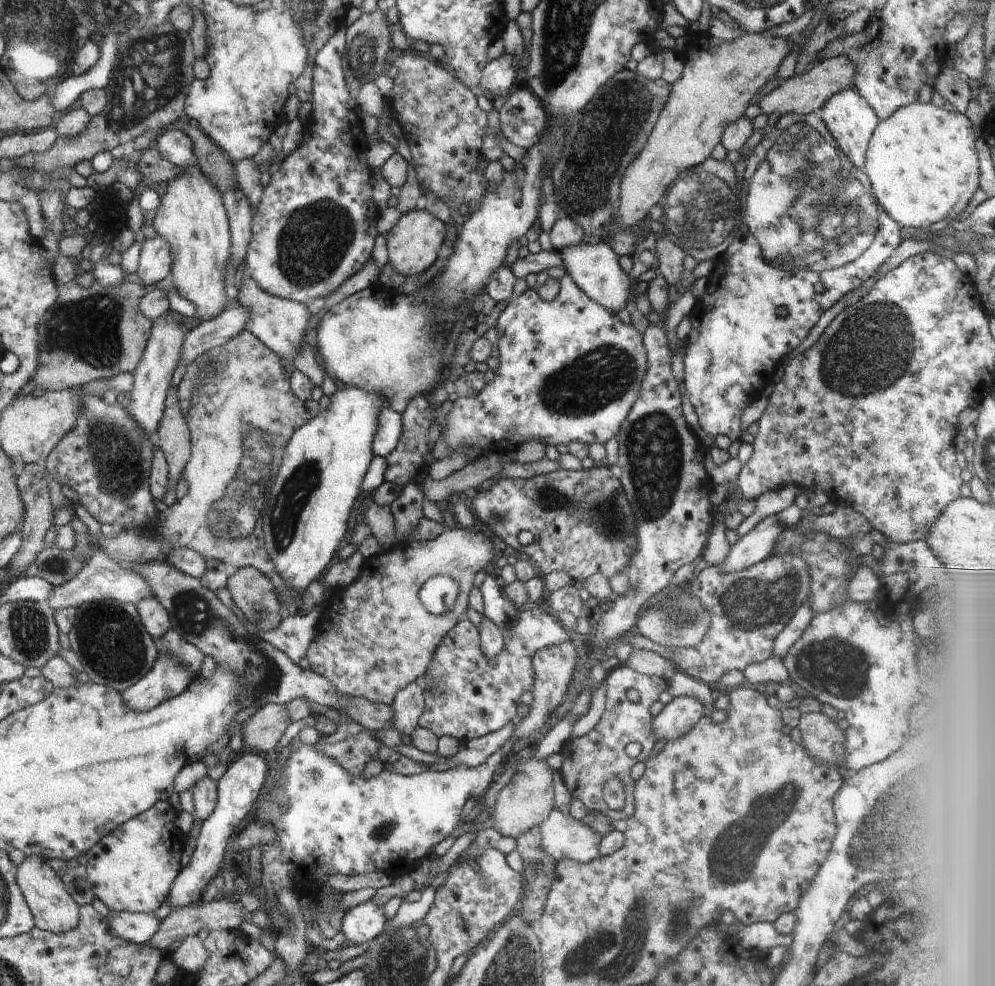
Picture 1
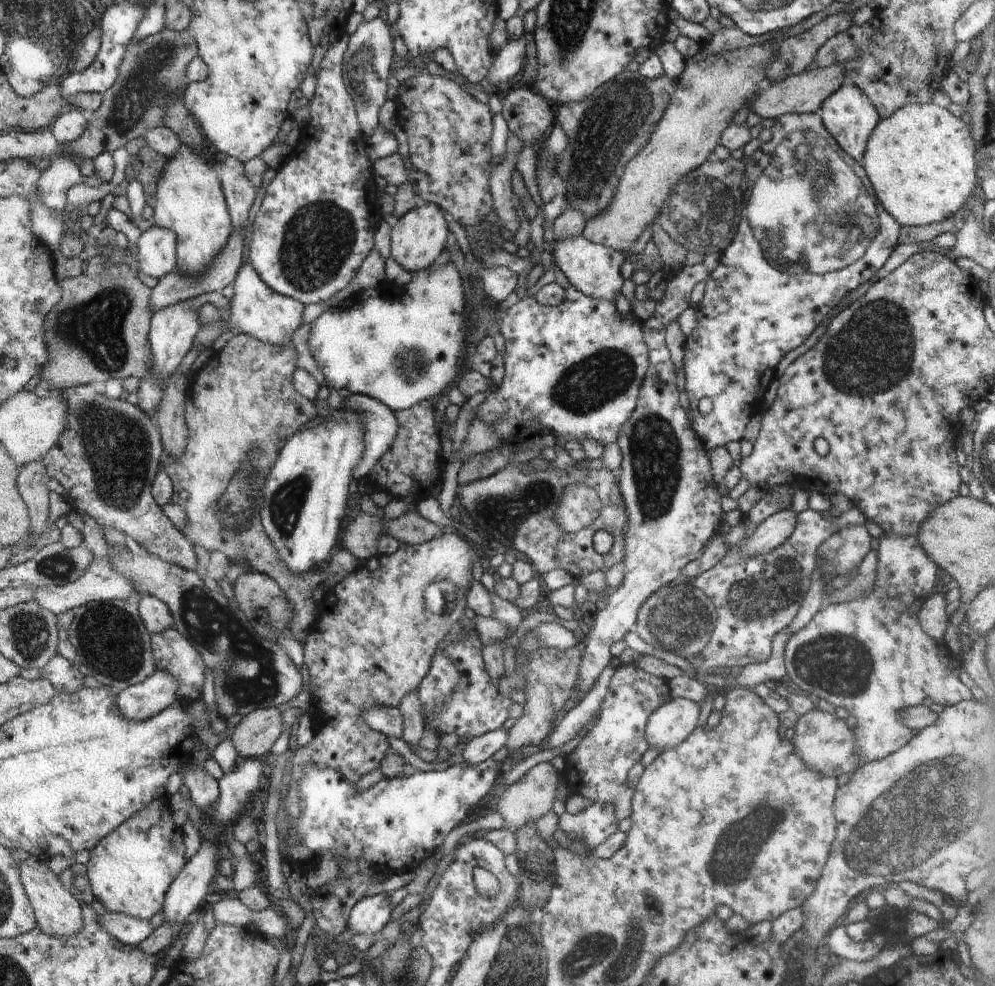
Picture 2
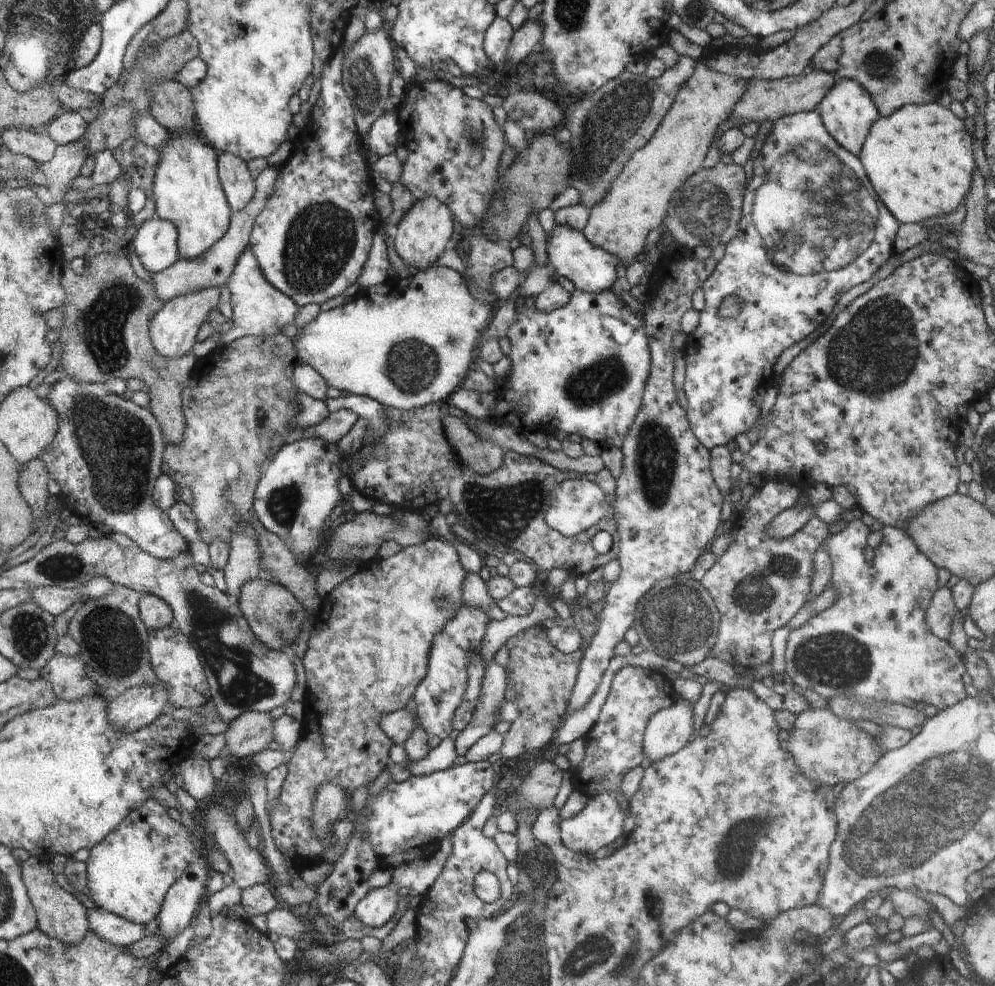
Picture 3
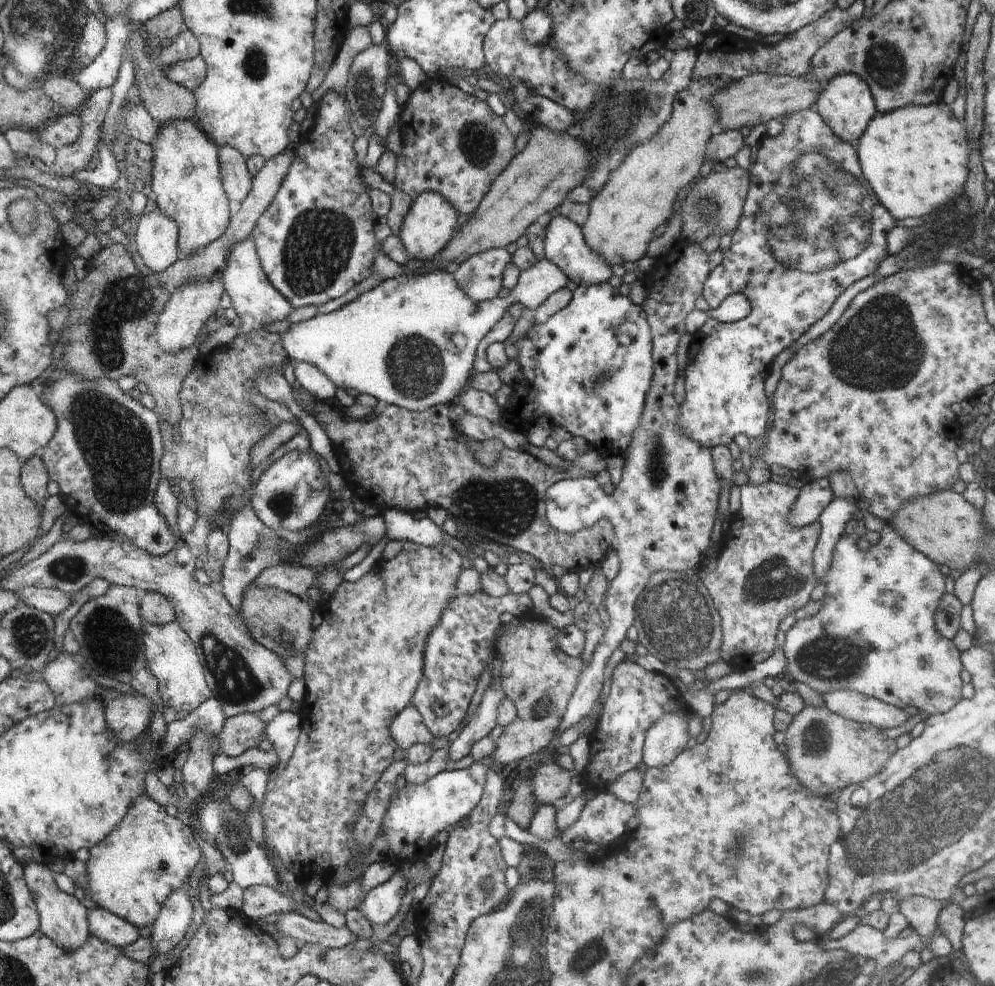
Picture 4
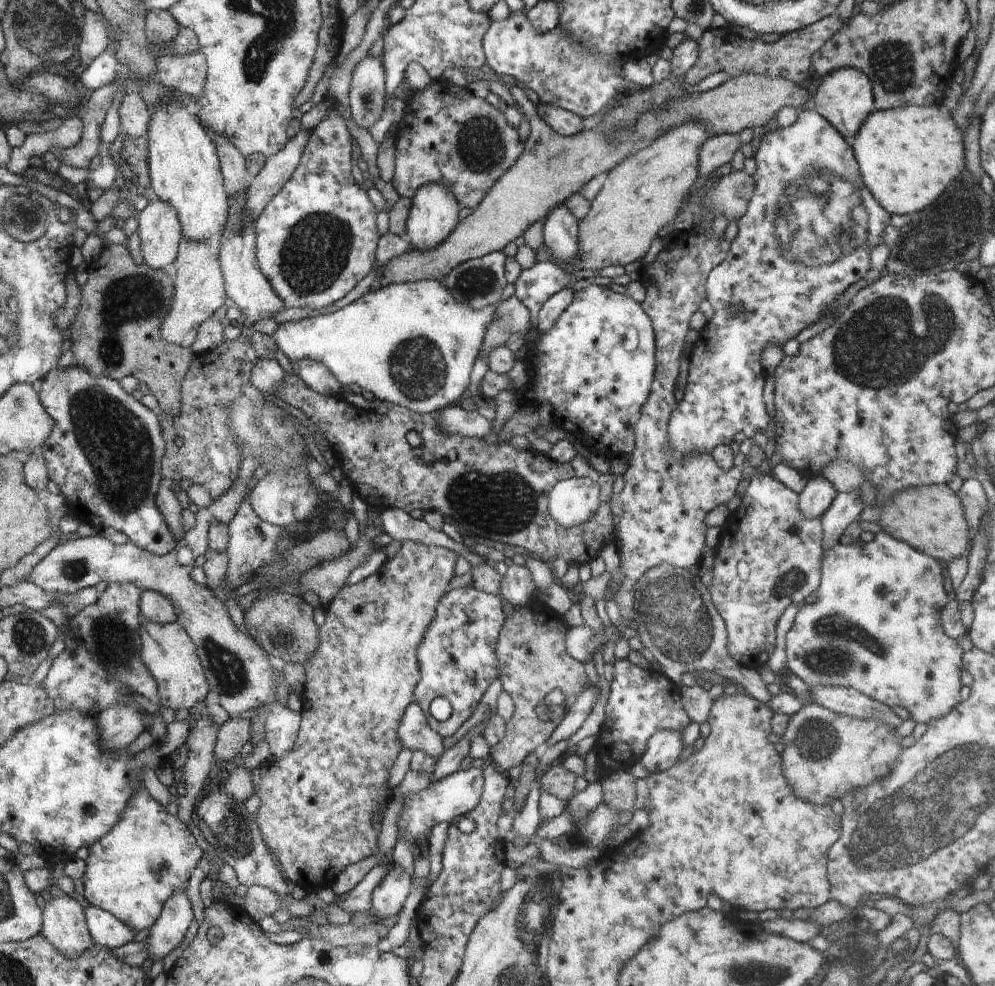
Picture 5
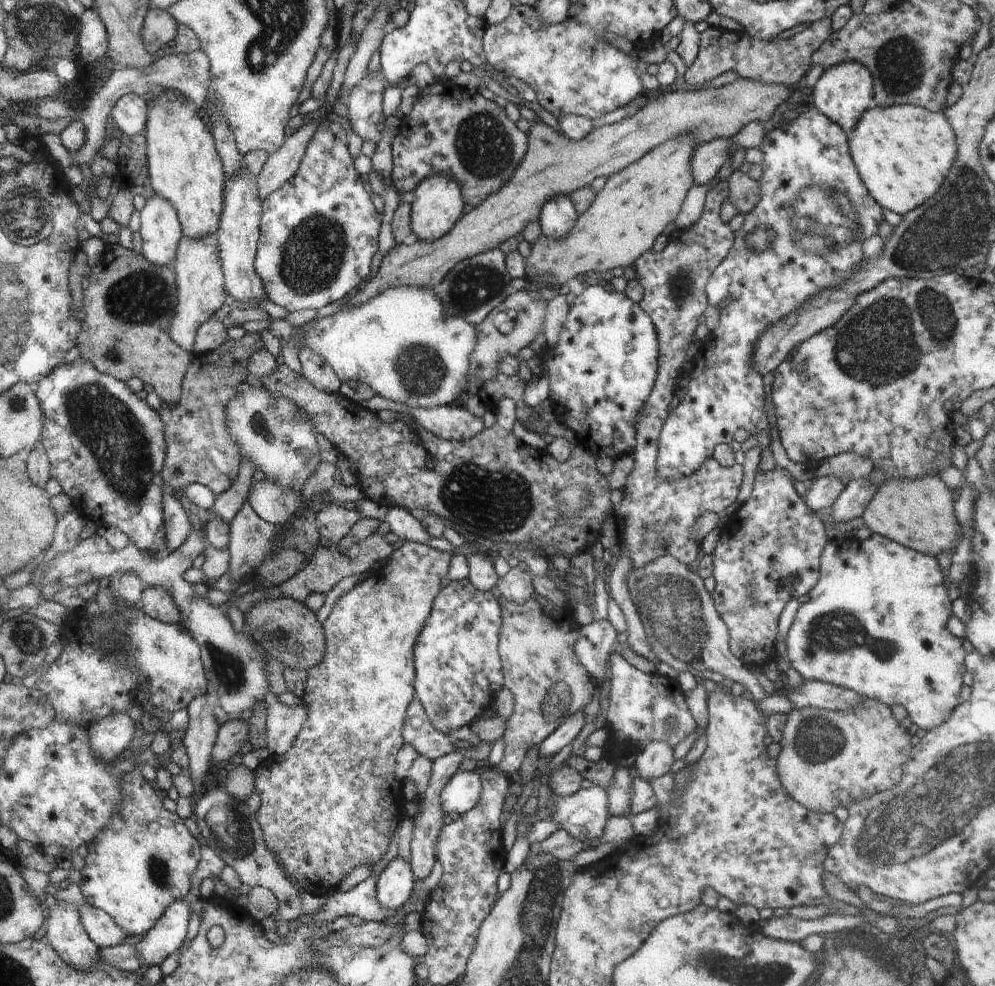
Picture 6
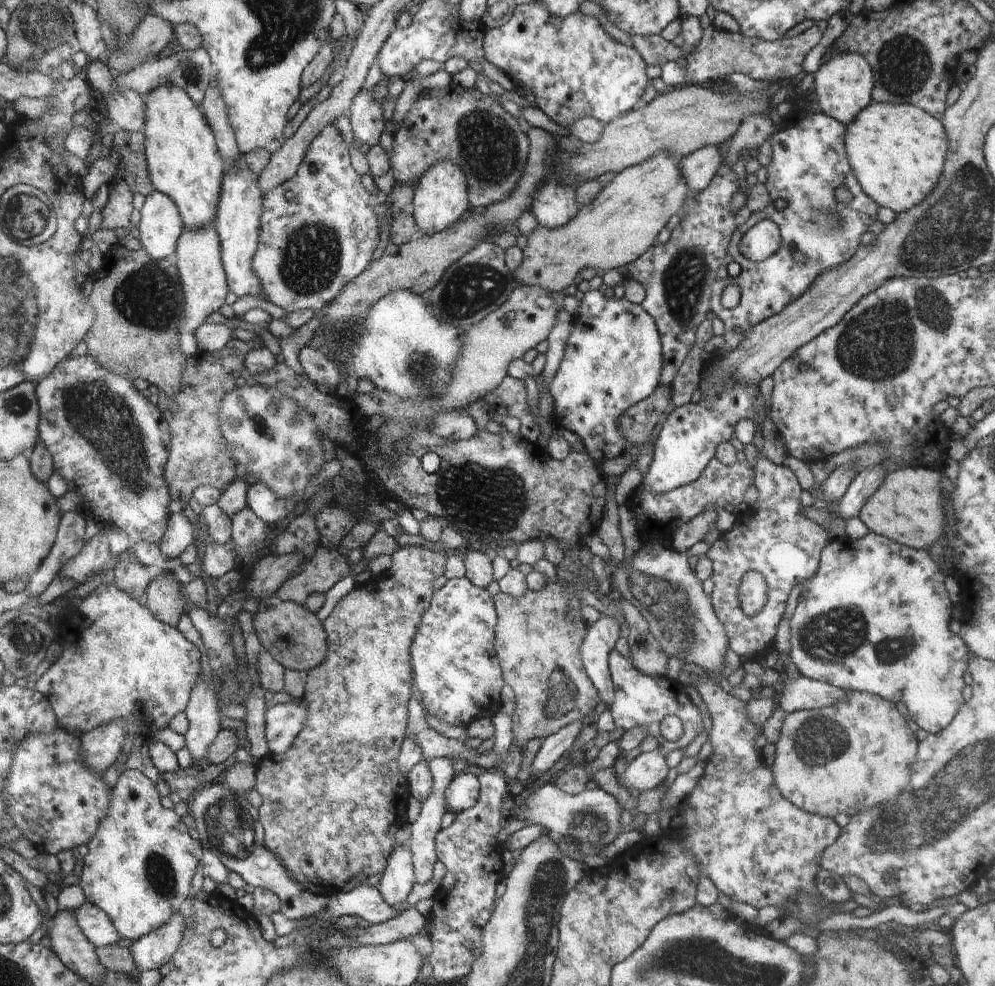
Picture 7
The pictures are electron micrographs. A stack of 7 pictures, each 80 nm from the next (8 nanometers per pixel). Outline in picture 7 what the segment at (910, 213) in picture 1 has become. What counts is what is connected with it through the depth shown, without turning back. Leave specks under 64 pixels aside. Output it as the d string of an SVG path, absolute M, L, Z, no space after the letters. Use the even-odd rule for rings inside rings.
M873 101L845 126L845 152L858 185L878 207L902 213L923 202L939 182L947 137L942 122L916 106Z

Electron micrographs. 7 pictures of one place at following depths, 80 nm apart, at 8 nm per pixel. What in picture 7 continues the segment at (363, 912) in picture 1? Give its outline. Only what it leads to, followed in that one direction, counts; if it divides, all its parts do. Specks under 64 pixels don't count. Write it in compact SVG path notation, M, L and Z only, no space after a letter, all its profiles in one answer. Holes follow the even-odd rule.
M405 842L399 845L389 858L389 865L383 870L378 890L382 898L391 906L406 900L414 886L414 871L412 870L413 854Z

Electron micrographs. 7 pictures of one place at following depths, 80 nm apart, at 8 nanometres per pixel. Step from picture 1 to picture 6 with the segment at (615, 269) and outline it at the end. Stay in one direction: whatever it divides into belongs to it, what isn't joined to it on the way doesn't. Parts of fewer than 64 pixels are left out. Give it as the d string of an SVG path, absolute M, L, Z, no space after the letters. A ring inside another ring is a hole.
M556 195L542 206L537 219L542 229L541 234L558 240L576 224L577 218L577 210L570 195Z

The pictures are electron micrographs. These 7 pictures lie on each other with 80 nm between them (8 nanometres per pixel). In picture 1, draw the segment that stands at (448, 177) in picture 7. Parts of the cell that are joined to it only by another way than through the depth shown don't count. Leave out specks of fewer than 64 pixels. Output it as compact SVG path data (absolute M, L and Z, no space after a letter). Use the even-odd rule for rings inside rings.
M414 210L402 215L387 233L388 263L398 274L403 274L409 280L416 278L418 272L424 272L424 268L434 264L438 250L443 248L444 234L446 234L444 224L430 211Z

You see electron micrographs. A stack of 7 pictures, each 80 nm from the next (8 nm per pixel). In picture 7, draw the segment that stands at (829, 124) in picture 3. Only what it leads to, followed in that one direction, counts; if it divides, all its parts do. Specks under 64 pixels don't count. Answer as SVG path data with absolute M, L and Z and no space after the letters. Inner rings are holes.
M840 53L816 72L811 94L818 99L823 115L834 118L846 126L850 125L850 122L853 122L854 118L857 118L857 115L872 102L873 85L872 70L866 58L858 53Z

